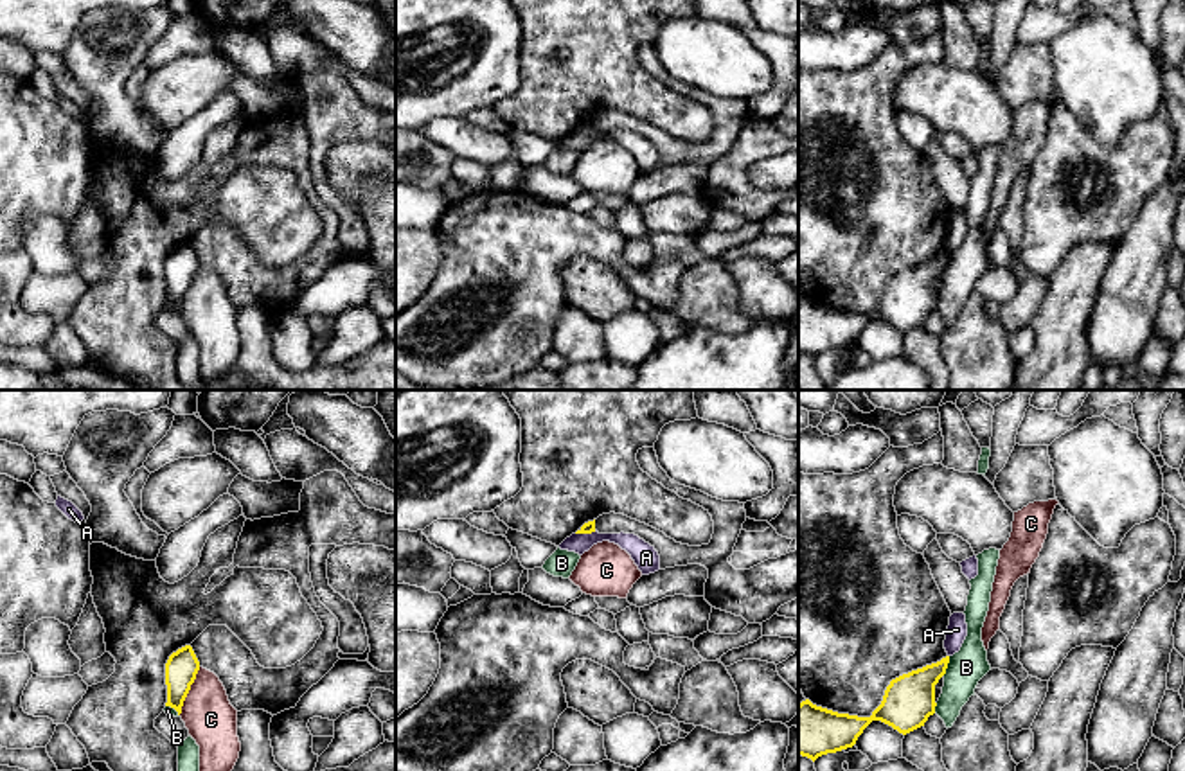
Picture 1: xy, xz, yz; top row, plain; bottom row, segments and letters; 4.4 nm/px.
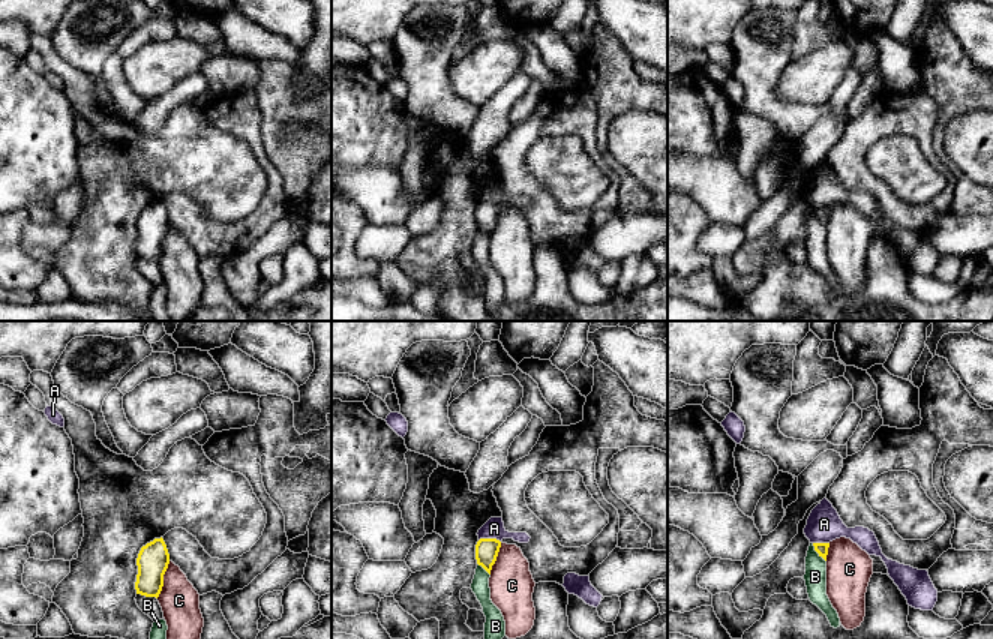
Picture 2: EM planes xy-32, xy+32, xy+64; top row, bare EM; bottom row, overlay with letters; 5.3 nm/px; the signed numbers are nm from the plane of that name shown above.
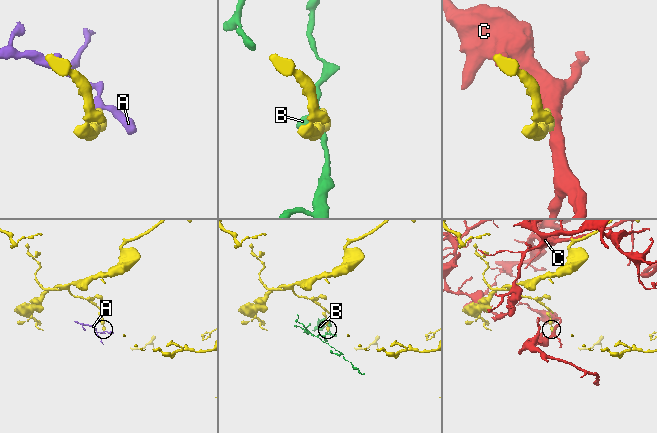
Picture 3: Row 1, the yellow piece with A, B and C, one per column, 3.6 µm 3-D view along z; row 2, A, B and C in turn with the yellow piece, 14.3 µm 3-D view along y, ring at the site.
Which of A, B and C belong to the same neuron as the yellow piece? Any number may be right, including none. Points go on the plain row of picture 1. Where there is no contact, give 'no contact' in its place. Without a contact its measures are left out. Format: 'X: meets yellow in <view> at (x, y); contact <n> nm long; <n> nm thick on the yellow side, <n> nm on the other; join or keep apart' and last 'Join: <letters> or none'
A: meets yellow in xz at (585, 130); contact 100 nm long; 50 nm thick on the yellow side, 90 nm on the other; keep apart
B: meets yellow in yz at (946, 263); contact 90 nm long; 220 nm thick on the yellow side, 160 nm on the other; keep apart
C: meets yellow in xy at (189, 286); contact 240 nm long; 140 nm thick on the yellow side, 220 nm on the other; keep apart
Join: none

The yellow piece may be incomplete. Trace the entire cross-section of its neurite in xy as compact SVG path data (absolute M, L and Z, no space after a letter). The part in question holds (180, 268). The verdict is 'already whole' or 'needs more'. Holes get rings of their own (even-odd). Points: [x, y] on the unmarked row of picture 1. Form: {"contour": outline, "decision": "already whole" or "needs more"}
{"contour": "M185 243L173 250L165 261L165 282L167 282L167 300L182 311L183 298L191 288L200 268L200 259L191 243Z", "decision": "already whole"}

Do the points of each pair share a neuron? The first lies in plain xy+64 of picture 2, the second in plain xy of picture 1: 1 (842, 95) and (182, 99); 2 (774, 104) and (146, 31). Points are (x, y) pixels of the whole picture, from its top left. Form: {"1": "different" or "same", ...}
{"1": "different", "2": "same"}

